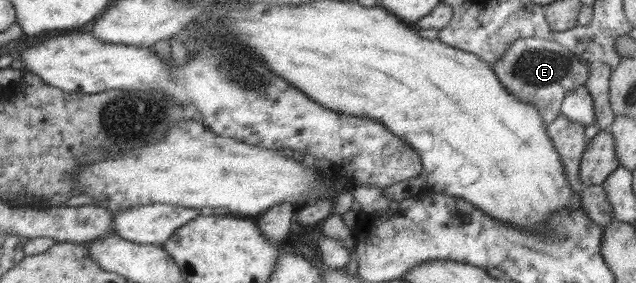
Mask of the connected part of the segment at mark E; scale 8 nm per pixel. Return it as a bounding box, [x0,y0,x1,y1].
[491,37,590,126]

